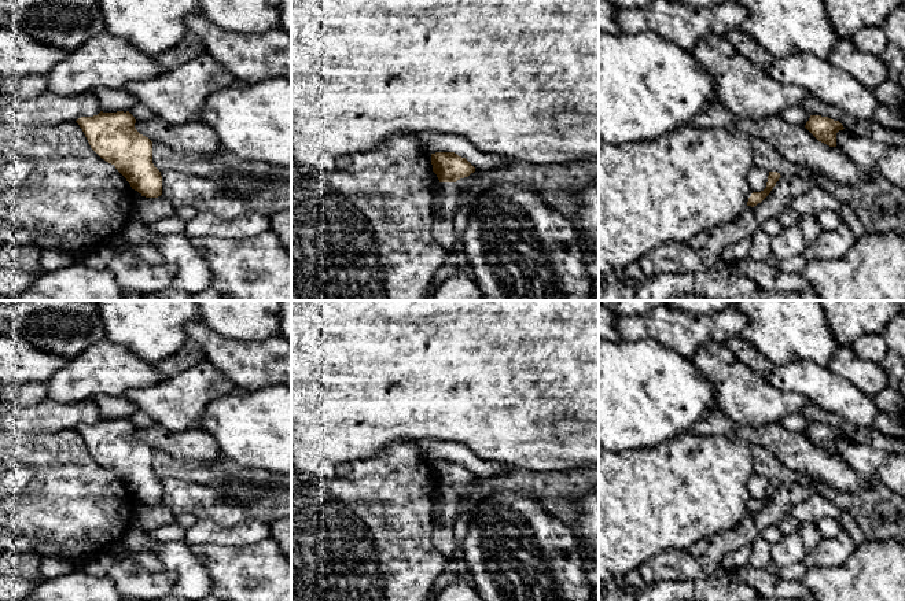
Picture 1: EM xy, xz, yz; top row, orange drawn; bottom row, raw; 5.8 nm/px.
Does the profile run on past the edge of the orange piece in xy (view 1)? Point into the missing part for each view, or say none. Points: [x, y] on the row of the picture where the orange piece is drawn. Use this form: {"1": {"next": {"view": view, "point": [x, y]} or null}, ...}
{"1": {"next": null}}

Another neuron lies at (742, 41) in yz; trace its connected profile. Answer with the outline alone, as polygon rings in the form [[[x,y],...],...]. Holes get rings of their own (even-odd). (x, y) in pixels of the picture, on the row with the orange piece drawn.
[[[740,29],[731,30],[724,37],[735,47],[735,49],[746,56],[754,64],[768,69],[775,58],[761,48],[747,33]]]

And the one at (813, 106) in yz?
[[[807,96],[801,107],[810,115],[828,117],[834,121],[839,121],[843,128],[856,137],[867,137],[876,143],[889,145],[905,145],[905,132],[893,130],[872,121],[856,119],[831,104],[825,104],[821,100]]]

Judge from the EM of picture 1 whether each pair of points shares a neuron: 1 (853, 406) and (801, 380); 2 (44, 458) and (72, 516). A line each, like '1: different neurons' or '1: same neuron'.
1: same neuron
2: same neuron

